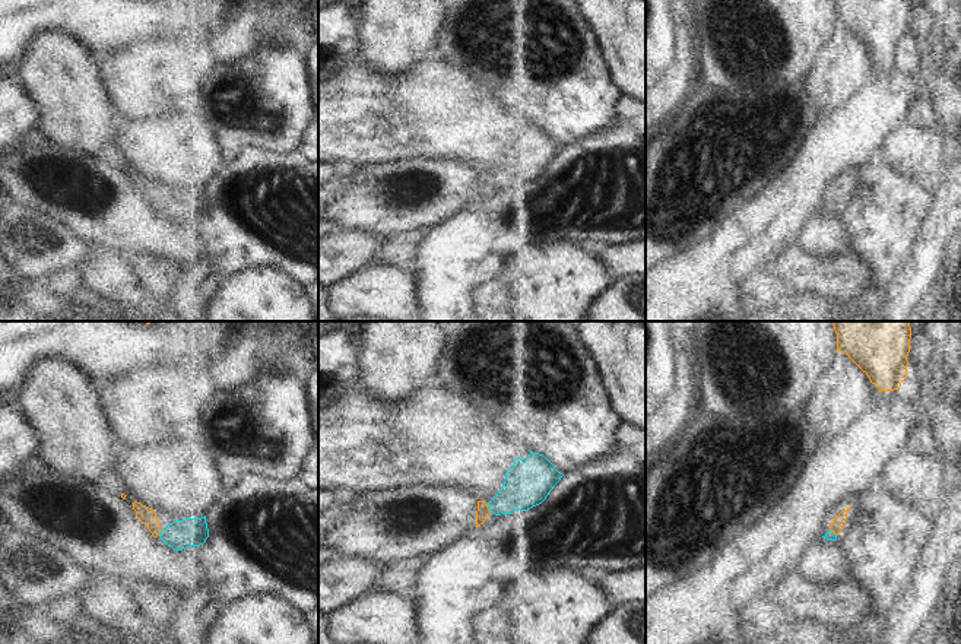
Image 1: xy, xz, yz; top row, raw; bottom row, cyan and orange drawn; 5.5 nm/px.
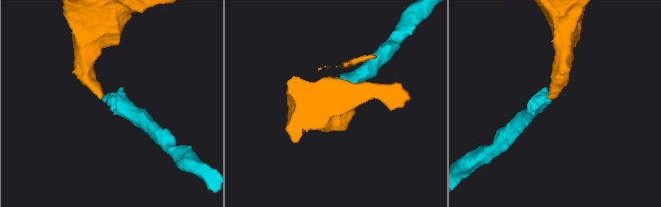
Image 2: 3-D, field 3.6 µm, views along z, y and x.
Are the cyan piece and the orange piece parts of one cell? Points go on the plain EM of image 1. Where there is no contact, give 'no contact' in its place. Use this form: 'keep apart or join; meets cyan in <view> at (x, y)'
join; meets cyan in xz at (488, 180)

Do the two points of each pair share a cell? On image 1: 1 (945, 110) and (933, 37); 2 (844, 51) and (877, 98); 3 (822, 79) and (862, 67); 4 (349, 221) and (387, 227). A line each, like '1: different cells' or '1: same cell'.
1: same cell
2: different cells
3: same cell
4: same cell

